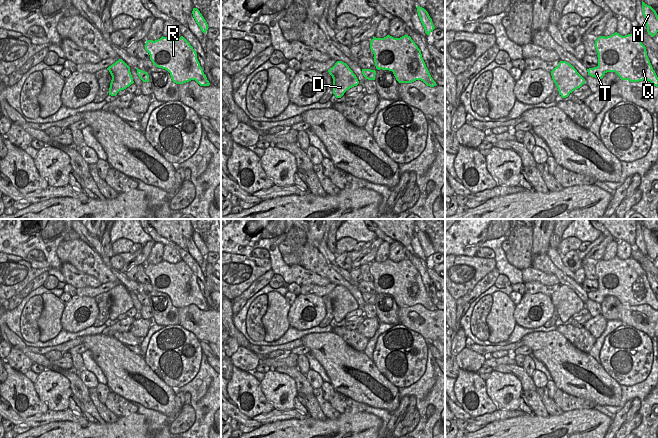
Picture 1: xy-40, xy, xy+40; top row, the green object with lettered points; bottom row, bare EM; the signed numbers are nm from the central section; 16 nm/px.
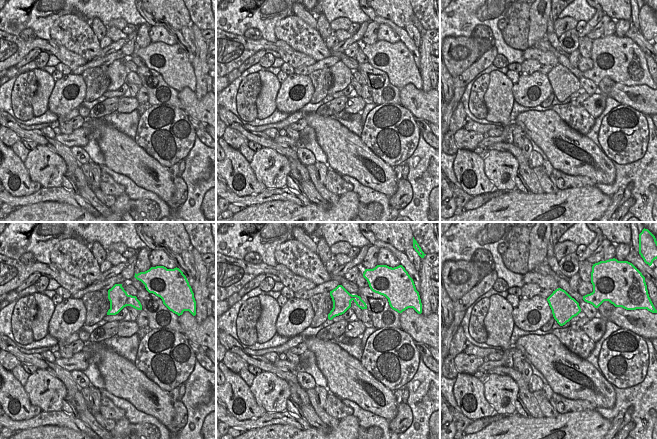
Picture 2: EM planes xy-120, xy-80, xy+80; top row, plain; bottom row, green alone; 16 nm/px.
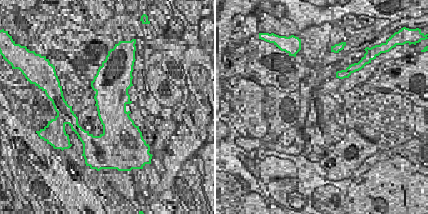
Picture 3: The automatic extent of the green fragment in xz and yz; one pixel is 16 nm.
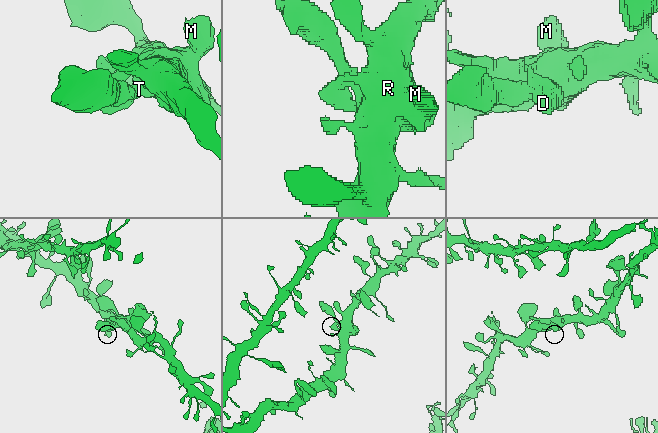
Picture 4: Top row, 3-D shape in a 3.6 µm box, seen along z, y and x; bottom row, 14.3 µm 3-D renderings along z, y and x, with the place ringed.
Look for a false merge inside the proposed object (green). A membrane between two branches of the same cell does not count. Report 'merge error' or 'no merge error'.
no merge error

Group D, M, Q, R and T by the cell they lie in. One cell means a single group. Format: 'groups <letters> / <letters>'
groups D M Q R T

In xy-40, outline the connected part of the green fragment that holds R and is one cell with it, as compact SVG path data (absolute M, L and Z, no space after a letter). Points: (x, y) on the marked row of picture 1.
M163 36L155 41L147 40L145 50L153 65L167 70L174 83L183 84L195 80L200 86L210 85L196 51L183 36L176 40Z

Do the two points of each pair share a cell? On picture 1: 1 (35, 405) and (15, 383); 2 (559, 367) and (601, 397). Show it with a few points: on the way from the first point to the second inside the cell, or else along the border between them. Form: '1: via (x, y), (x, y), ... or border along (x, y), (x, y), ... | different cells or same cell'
1: via (30, 400), (19, 388) | same cell
2: via (566, 380), (566, 384), (569, 386), (588, 389) | same cell

